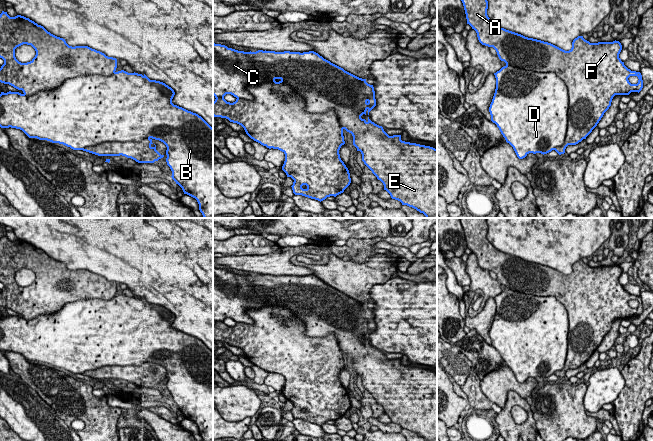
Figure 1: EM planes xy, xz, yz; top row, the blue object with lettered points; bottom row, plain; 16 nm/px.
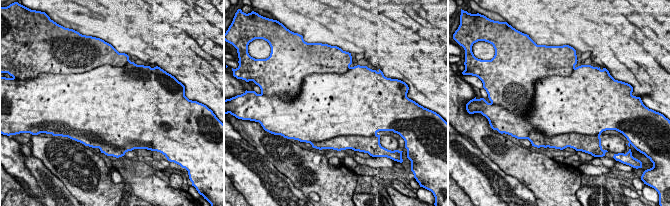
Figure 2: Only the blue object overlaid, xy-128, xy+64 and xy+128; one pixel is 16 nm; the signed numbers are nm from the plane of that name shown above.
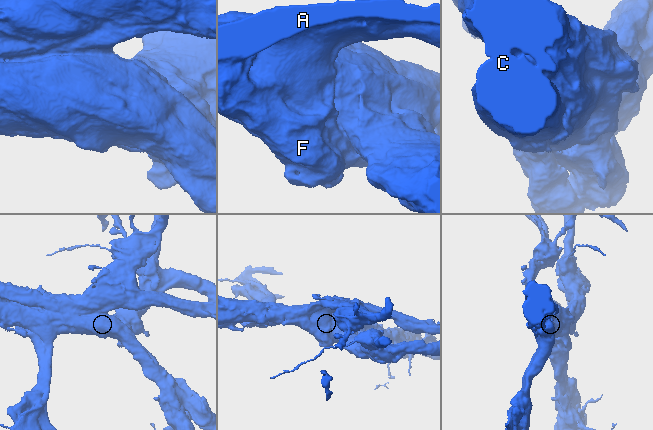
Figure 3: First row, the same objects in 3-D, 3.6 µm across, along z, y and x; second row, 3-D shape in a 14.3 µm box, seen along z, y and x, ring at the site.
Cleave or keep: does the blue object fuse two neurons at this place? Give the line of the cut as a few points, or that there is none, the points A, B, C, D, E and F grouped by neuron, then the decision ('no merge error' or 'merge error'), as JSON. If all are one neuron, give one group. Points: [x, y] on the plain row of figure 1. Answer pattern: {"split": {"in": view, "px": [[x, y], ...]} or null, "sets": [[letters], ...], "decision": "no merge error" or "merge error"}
{"split": {"in": "yz", "px": [[506, 288], [554, 296], [564, 306], [568, 349], [561, 370]]}, "sets": [["A", "F"], ["B", "C", "D", "E"]], "decision": "merge error"}

